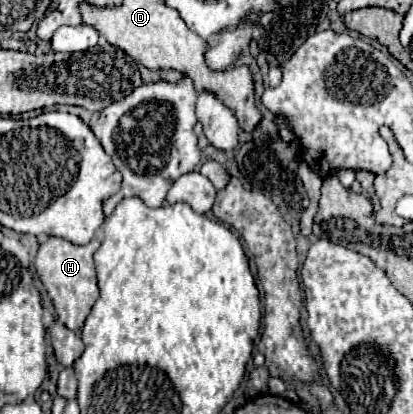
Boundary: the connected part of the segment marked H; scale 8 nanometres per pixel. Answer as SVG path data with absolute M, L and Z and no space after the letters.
M49 236L41 242L41 246L37 250L37 258L35 258L37 274L43 282L49 298L53 300L59 322L63 322L71 330L79 330L83 326L87 314L91 312L93 304L99 298L99 288L97 288L97 278L95 278L95 262L93 262L93 254L97 248L99 248L97 238L93 238L85 246L75 246L63 238Z

